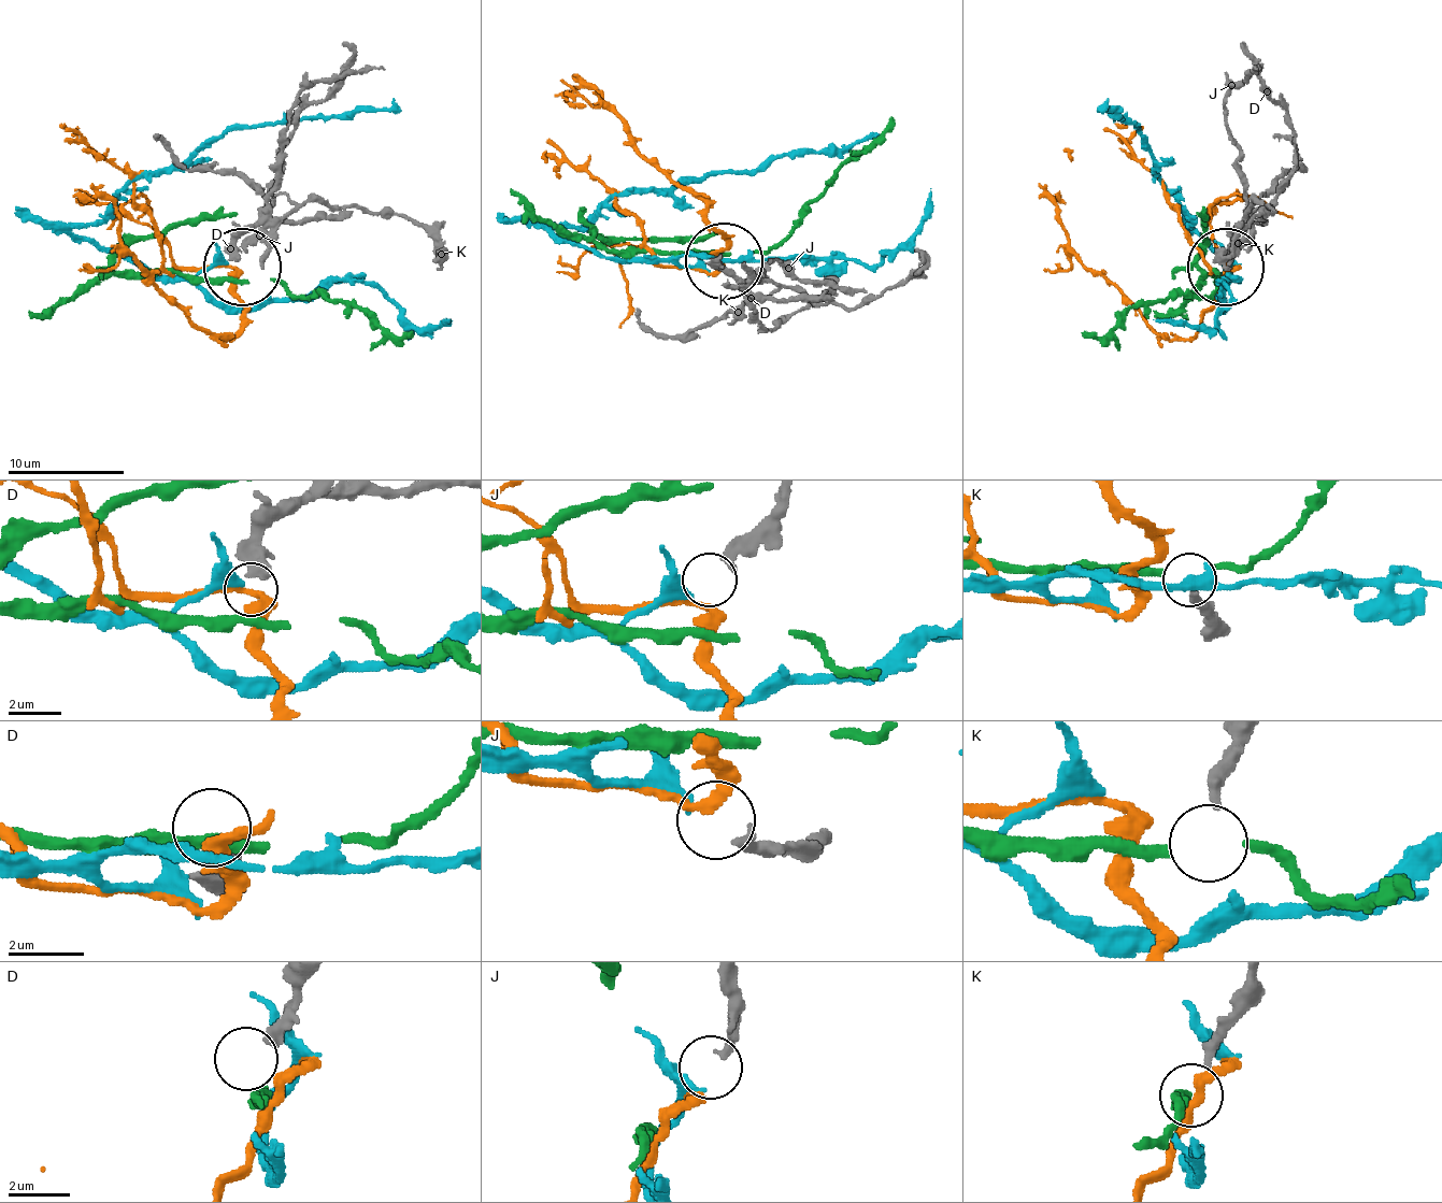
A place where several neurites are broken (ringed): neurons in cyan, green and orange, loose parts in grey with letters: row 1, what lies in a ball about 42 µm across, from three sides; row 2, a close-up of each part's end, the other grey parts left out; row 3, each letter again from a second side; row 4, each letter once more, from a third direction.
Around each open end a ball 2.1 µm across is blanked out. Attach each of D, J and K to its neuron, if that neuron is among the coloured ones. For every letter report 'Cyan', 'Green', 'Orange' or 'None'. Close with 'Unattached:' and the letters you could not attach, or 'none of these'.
D: None
J: Cyan
K: Green
Unattached: D

